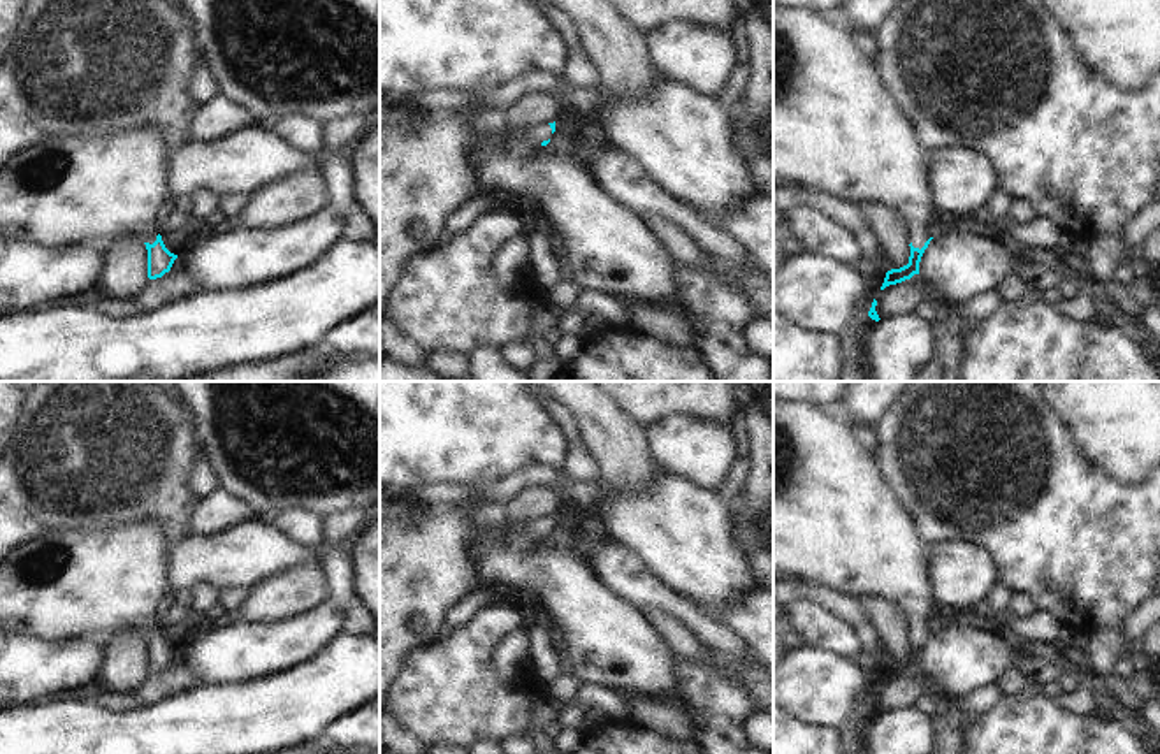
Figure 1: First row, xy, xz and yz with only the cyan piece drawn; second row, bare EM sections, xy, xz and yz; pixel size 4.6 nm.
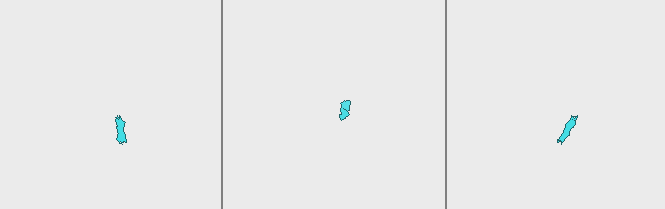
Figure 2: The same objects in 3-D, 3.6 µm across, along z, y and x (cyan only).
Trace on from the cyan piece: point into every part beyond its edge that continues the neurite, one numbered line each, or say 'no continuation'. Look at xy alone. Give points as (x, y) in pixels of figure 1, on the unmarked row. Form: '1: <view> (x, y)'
1: xy (69, 582)

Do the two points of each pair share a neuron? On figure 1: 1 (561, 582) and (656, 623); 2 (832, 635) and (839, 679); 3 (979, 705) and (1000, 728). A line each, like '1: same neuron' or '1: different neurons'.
1: different neurons
2: different neurons
3: different neurons

